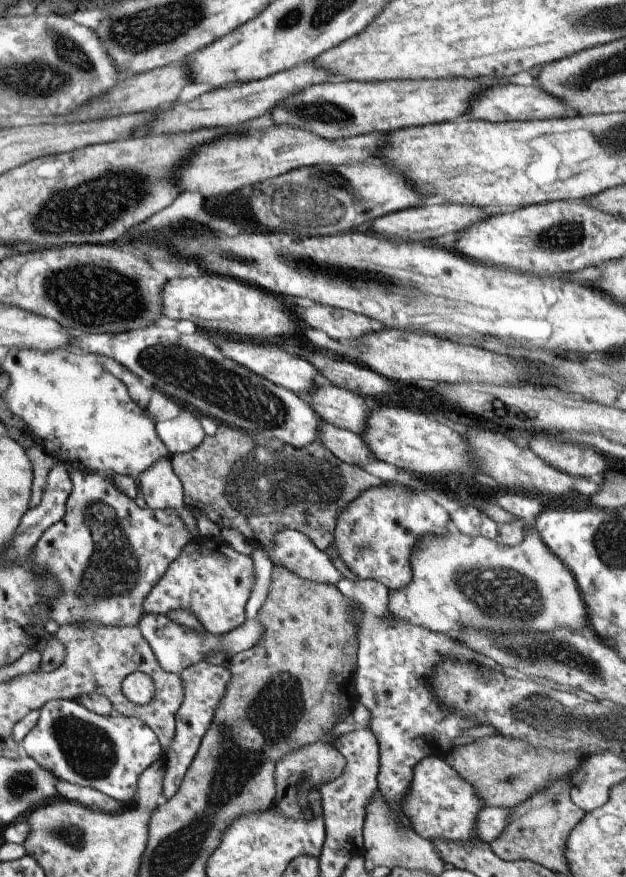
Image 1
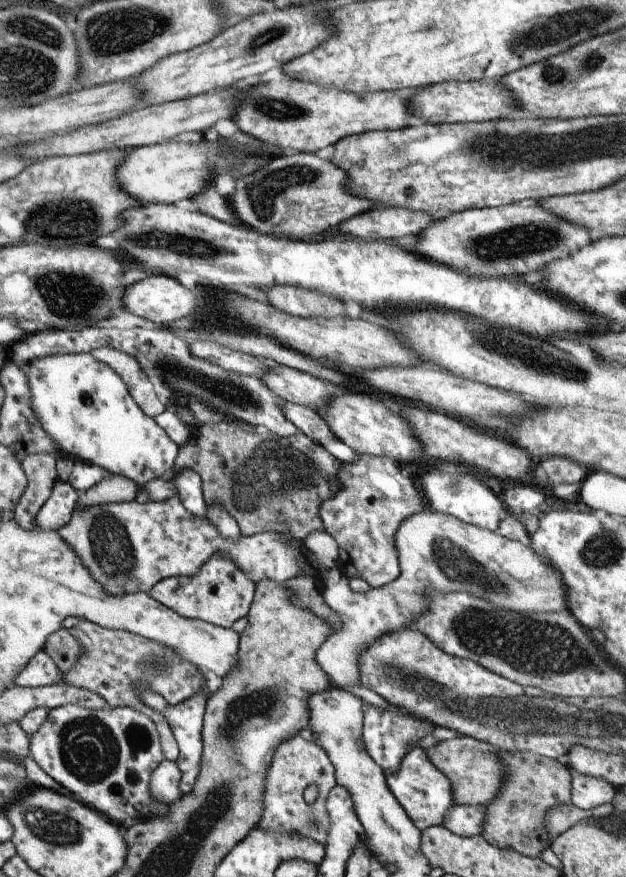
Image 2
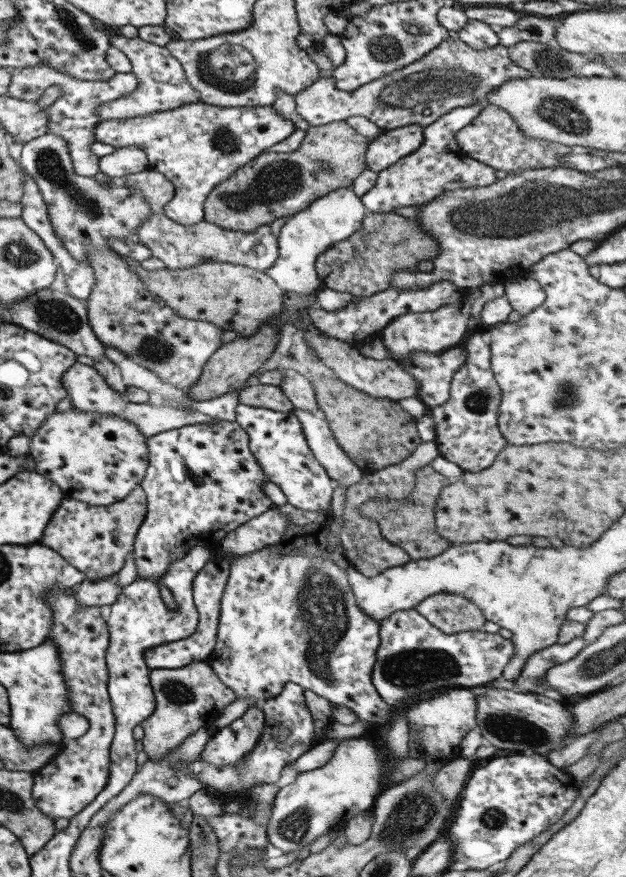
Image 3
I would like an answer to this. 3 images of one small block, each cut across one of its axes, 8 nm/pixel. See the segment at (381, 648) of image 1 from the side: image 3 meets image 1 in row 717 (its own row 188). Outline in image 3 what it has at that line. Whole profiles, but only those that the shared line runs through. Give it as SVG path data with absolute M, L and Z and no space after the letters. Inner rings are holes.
M480 103L457 107L422 128L423 141L415 151L400 158L377 173L373 186L359 197L361 204L374 213L393 212L401 206L415 206L455 189L487 186L495 181L494 169L466 156L455 141L455 132L468 126L477 117Z

